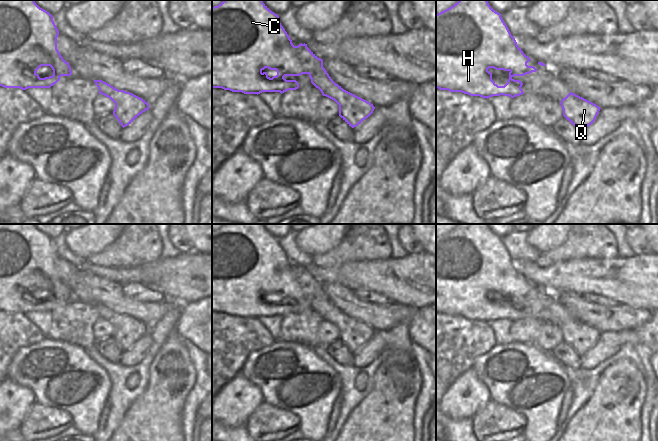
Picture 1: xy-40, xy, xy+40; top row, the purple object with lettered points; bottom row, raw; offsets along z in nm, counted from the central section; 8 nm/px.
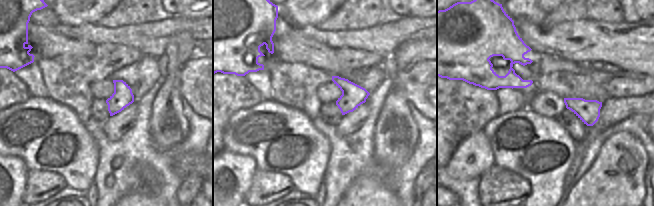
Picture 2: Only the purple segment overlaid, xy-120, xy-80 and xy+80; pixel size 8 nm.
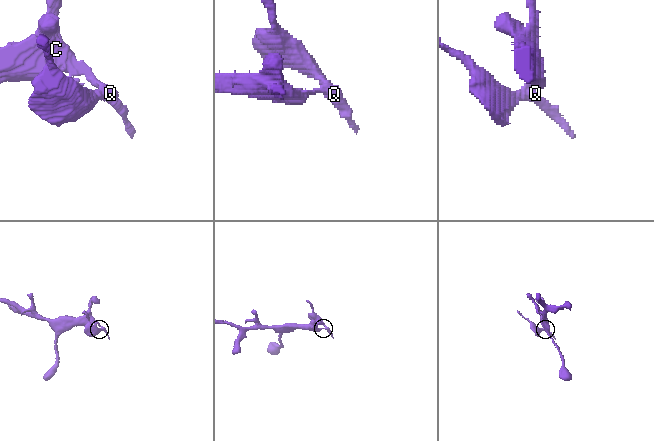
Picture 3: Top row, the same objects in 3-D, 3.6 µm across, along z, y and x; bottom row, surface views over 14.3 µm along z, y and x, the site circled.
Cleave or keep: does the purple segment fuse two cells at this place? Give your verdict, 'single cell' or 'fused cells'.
fused cells

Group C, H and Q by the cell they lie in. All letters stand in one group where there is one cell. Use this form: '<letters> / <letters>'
C H / Q

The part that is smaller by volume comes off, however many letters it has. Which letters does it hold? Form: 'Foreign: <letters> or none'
Foreign: Q

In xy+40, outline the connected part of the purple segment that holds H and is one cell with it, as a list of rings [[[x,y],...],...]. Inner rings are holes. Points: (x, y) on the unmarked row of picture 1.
[[[459,224],[450,232],[436,238],[436,312],[450,316],[462,316],[470,320],[490,322],[492,320],[510,320],[514,322],[524,318],[521,313],[523,307],[514,304],[514,300],[524,300],[537,293],[528,290],[531,283],[526,280],[517,269],[515,262],[511,259],[501,238],[496,236],[487,224]],[[489,292],[509,296],[509,303],[504,310],[498,310],[492,304]]]

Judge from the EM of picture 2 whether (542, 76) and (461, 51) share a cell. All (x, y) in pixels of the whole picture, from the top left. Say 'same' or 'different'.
same

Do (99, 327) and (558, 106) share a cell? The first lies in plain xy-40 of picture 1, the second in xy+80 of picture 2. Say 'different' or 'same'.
same

